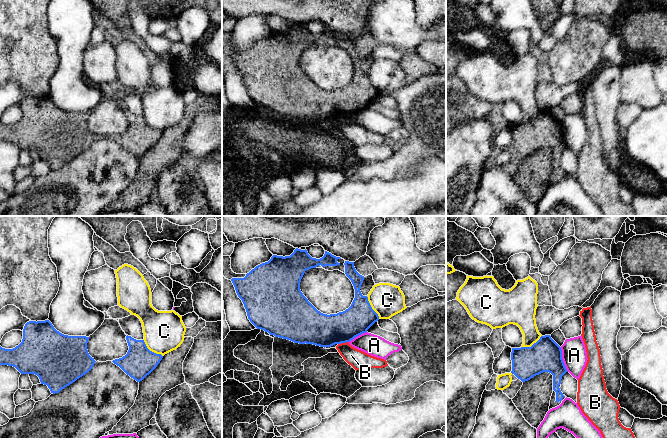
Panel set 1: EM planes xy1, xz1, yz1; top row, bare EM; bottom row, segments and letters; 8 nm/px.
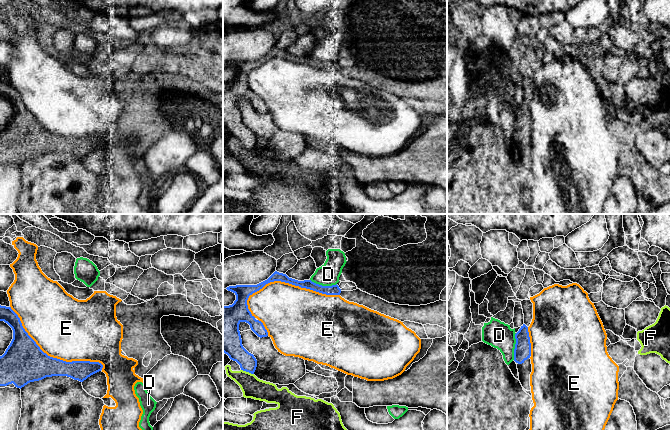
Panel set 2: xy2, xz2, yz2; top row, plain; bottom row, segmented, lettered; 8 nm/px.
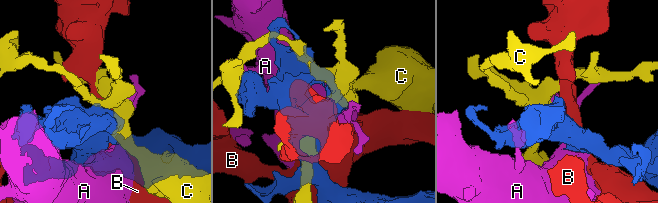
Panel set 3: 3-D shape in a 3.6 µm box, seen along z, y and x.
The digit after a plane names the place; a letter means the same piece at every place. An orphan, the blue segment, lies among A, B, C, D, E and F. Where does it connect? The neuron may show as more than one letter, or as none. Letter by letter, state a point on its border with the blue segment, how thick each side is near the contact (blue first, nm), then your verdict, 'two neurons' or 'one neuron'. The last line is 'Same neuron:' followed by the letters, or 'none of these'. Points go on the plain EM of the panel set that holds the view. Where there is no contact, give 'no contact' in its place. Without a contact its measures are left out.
A: yz1 (562, 135) | 260/200 nm | two neurons
B: xz1 (343, 118) | 260/150 nm | two neurons
C: xy1 (151, 127) | 240/320 nm | two neurons
D: xz2 (323, 62) | 80/180 nm | two neurons
E: xz2 (290, 59) | 80/460 nm | two neurons
F: xz2 (247, 147) | 160/170 nm | two neurons
Same neuron: none of these

